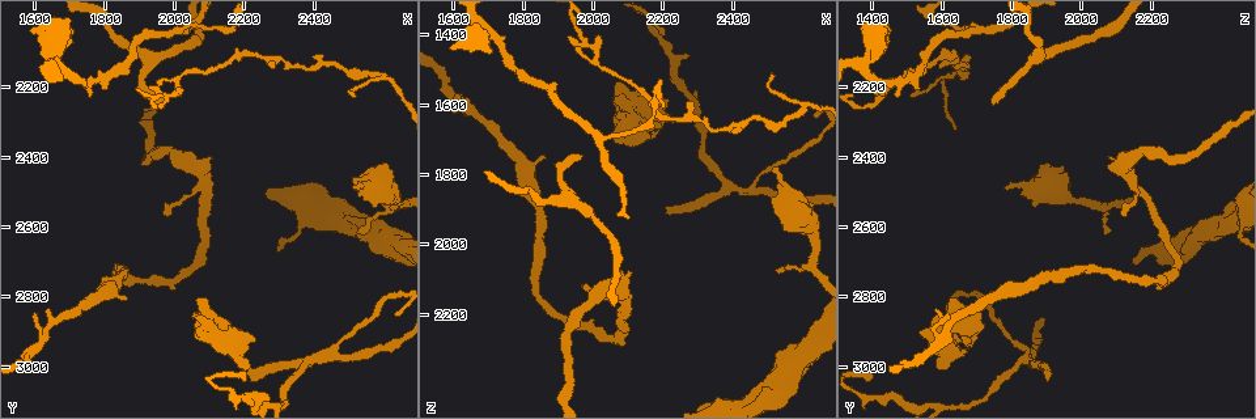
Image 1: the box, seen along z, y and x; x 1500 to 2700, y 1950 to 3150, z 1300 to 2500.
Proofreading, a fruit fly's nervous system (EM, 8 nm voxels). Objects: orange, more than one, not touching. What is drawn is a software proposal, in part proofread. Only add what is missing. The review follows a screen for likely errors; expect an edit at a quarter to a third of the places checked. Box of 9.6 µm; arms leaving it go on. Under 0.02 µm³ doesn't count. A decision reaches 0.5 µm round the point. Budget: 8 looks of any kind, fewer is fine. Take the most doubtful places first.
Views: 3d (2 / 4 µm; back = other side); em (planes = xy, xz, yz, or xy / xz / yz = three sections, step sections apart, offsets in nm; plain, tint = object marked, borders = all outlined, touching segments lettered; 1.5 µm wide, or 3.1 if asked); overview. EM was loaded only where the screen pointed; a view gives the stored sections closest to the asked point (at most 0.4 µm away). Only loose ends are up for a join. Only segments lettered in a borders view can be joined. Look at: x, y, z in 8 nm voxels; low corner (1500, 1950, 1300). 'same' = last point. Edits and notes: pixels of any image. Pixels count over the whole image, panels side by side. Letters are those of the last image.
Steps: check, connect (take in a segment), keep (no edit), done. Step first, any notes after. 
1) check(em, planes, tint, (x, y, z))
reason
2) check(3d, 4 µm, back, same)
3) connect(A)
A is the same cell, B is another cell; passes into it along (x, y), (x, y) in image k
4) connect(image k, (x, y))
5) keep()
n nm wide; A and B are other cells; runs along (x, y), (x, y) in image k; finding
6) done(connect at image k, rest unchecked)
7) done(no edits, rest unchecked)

check(em, planes, borders, (2530, 2490, 1790))
an open end

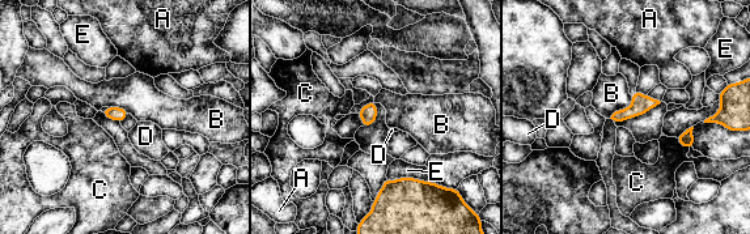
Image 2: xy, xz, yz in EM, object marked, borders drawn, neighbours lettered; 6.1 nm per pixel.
keep()
A, B, C, D and E are other cells; border along (631, 96), (631, 103), (609, 118) in image 2; none of them fits

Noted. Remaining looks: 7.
check(em, yz, step 4, borders, (2210, 3010, 1890))
free end

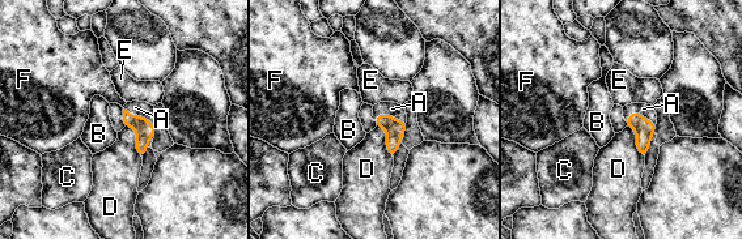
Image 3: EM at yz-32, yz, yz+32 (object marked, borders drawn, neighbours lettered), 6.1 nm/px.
check(em, xz, step 4, borders, same)

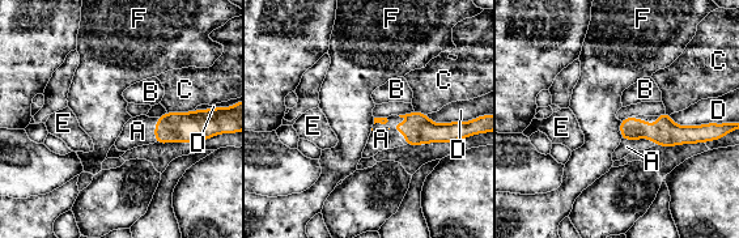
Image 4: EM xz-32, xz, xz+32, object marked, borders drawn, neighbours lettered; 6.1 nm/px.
connect(A)
A is the same cell, B, C, D, E and F are other cells; the cell continues

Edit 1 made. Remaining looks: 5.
check(em, planes, tint, (2220, 3010, 1590))
branch stops here

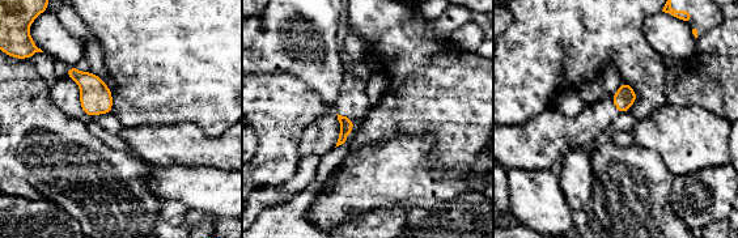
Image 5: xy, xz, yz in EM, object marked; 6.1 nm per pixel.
check(em, planes, borders, same)
see the neighbours

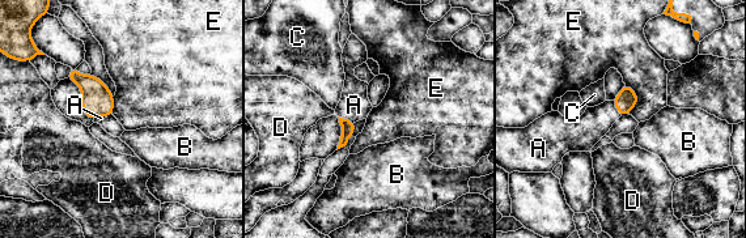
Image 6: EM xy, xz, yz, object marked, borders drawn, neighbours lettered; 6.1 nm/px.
connect(A)
A is the same cell, B, C, D and E are other cells; passes into it along (347, 126), (347, 119), (354, 105) in image 6; the cell continues

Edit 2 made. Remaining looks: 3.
done(connect at image 4, connect at image 6, rest unchecked)

